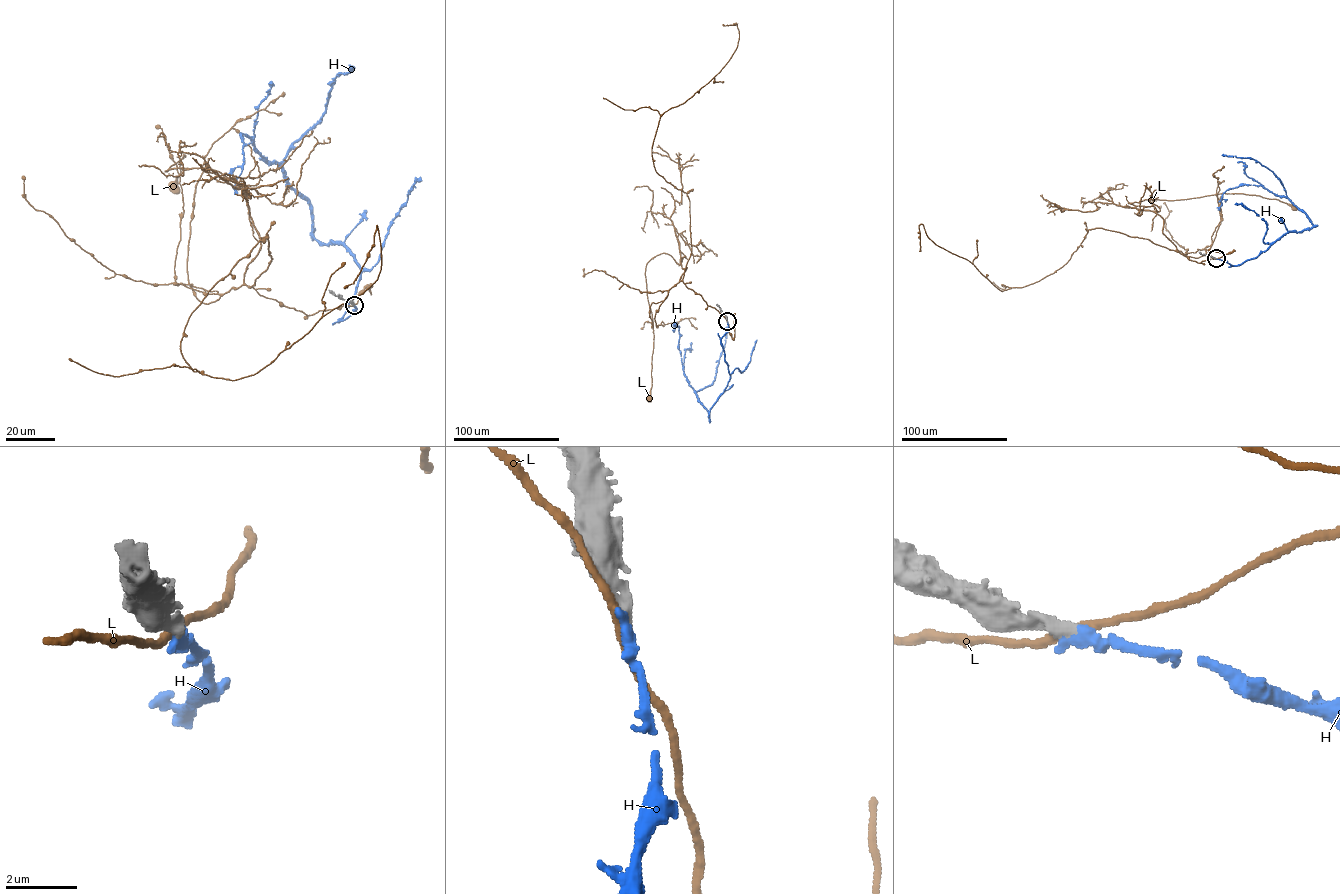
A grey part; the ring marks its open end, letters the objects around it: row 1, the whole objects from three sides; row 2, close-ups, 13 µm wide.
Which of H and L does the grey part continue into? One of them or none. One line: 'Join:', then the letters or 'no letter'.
Join: H

